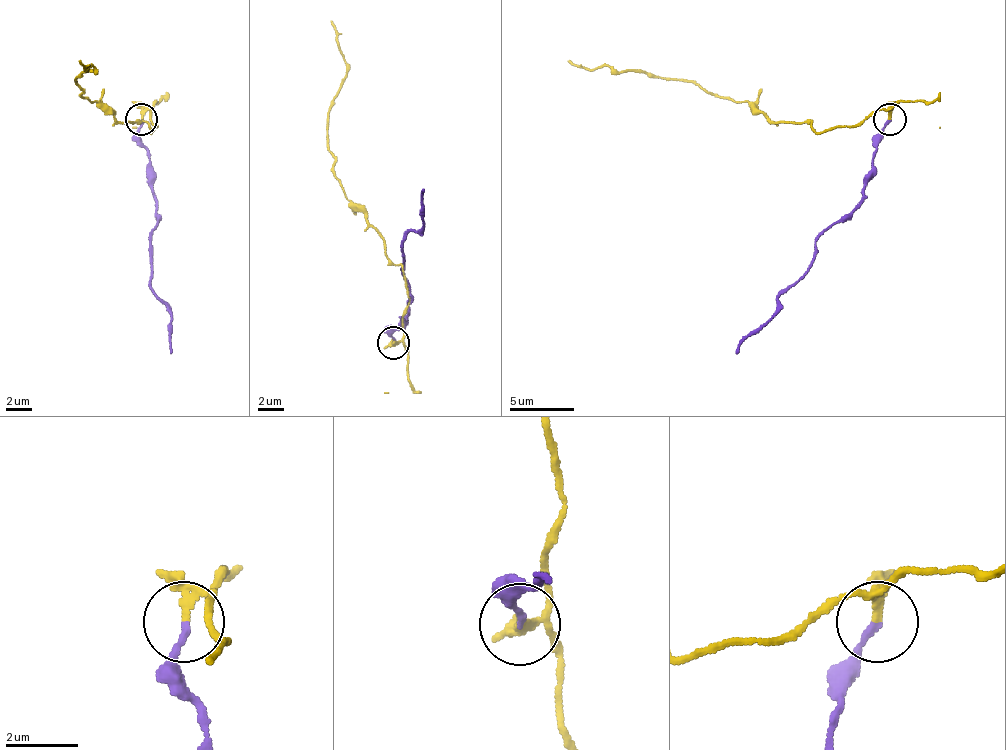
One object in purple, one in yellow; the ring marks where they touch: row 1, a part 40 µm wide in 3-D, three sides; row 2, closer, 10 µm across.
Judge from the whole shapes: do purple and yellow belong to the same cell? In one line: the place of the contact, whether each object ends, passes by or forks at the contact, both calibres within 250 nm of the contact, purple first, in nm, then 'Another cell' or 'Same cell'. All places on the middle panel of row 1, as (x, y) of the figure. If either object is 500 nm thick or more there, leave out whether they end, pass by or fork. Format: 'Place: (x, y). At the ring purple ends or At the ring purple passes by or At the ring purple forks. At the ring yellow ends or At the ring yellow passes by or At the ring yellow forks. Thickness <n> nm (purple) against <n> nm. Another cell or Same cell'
Place: (393, 342). At the ring purple ends. At the ring yellow forks. Thickness 170 nm (purple) against 110 nm. Another cell

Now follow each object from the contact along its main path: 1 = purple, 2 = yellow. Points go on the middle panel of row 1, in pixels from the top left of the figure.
1: (392, 343), (392, 333), (405, 317), (409, 282), (402, 269), (402, 240), (422, 227), (422, 188)
2: (392, 343), (409, 308), (405, 272), (347, 198), (328, 146), (328, 114), (347, 71), (331, 20)

